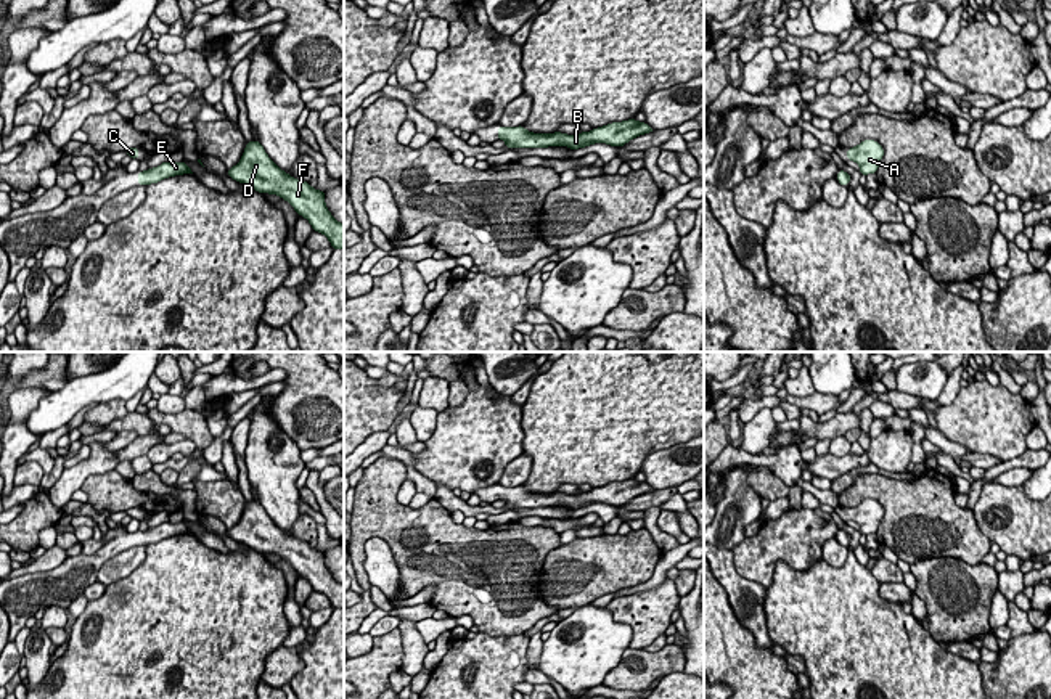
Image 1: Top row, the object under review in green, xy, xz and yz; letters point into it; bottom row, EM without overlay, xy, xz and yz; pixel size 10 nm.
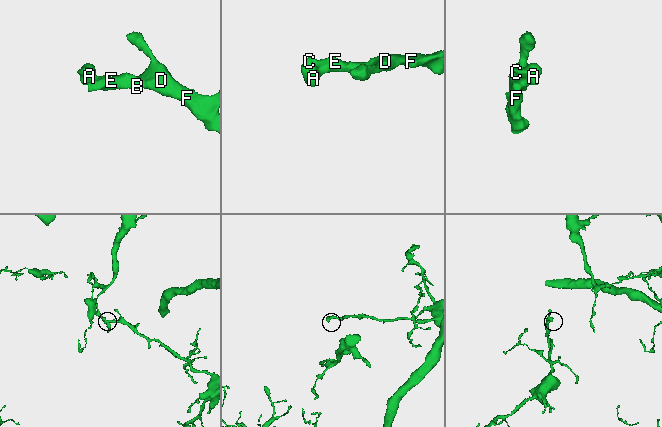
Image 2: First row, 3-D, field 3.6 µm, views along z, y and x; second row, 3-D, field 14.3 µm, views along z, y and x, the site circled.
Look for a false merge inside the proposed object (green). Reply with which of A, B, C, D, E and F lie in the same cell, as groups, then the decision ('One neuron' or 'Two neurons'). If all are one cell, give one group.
Groups: A B C D E F. One neuron

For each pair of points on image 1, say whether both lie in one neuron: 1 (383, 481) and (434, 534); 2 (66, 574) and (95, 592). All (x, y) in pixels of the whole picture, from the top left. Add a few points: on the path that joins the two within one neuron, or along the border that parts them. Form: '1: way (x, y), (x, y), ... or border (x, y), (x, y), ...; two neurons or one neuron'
1: way (384, 497), (405, 518), (418, 518); one neuron
2: border (95, 580), (82, 593); two neurons

